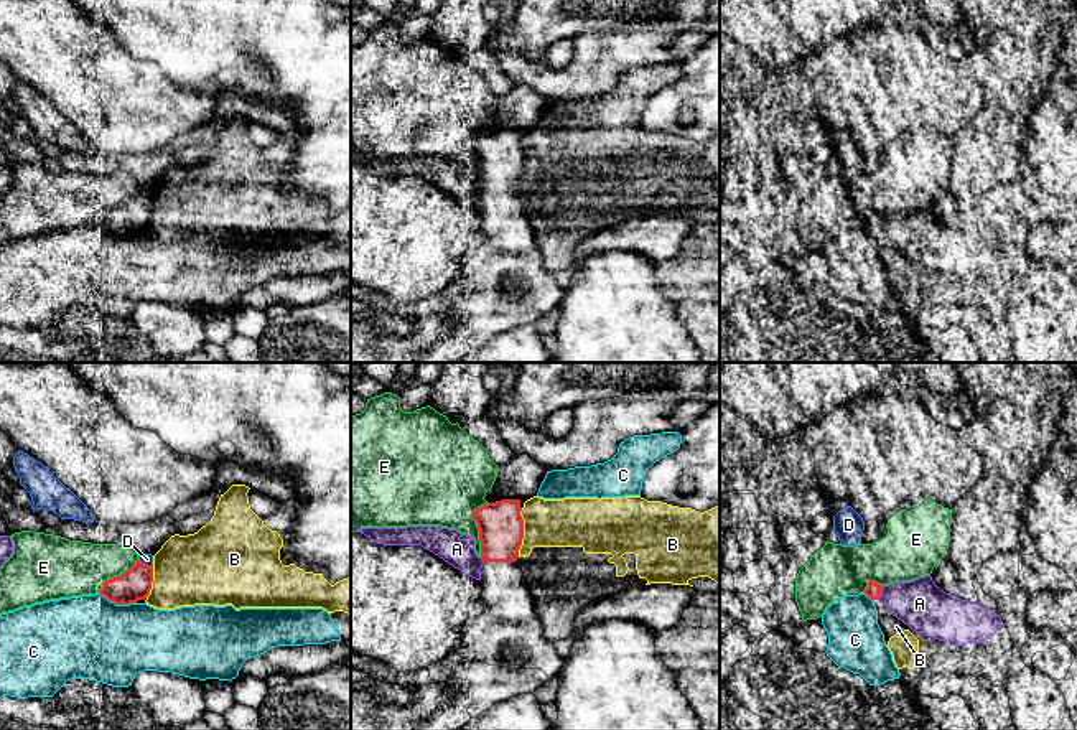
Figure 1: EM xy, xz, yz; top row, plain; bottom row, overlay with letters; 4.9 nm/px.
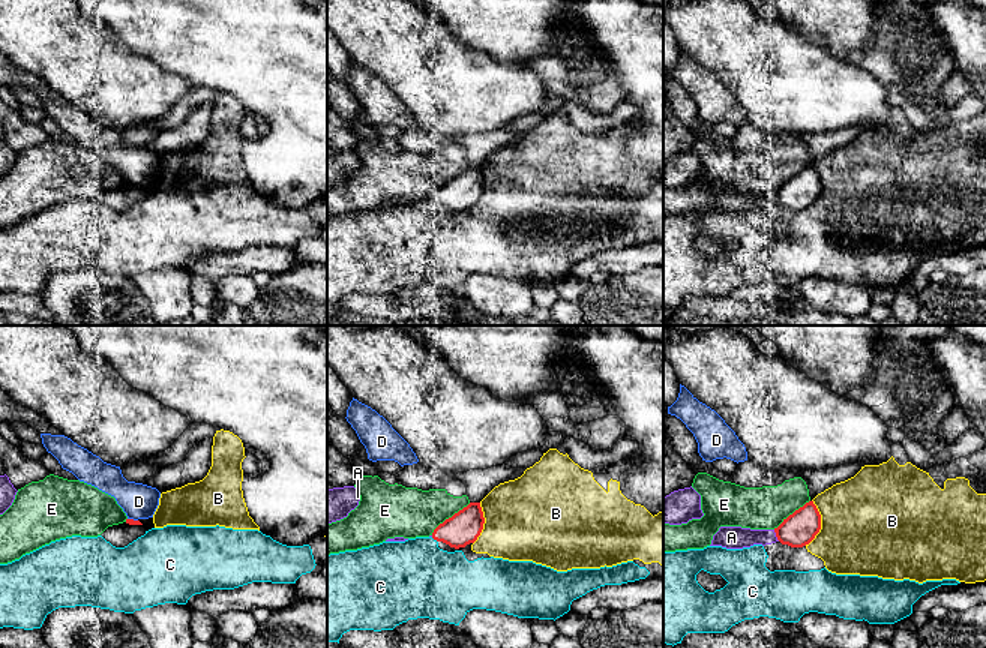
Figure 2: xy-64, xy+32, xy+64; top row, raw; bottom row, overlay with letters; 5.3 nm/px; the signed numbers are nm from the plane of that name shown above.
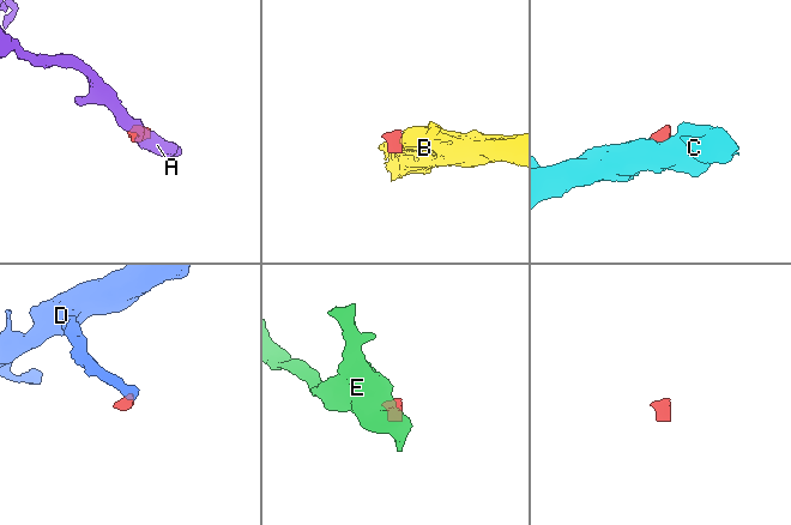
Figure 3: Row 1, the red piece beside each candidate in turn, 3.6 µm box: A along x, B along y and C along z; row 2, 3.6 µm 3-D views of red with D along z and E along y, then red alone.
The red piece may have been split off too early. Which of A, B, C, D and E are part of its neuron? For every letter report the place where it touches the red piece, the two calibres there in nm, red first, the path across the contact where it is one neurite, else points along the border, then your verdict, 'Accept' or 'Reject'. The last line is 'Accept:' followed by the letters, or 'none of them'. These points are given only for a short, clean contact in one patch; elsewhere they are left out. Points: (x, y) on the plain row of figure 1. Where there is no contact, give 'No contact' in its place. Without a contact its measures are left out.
A: Touches red at yz (880, 223). Thickness 80 nm (red) against 240 nm. Reject
B: Touches red at xz (522, 163). Thickness 220 nm (red) against 240 nm. Boundary: xz (522, 139), (522, 175), (517, 187). Reject
C: Touches red at xy (117, 234). Thickness 160 nm (red) against 400 nm. Reject
D: Touches red at xy (144, 195). Thickness 160 nm (red) against 60 nm. Boundary: xy (139, 190), (152, 200). Reject
E: Touches red at xz (478, 159). Thickness 220 nm (red) against 360 nm. Reject
Accept: none of them

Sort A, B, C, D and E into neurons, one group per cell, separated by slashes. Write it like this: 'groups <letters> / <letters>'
groups A / B C / D / E

